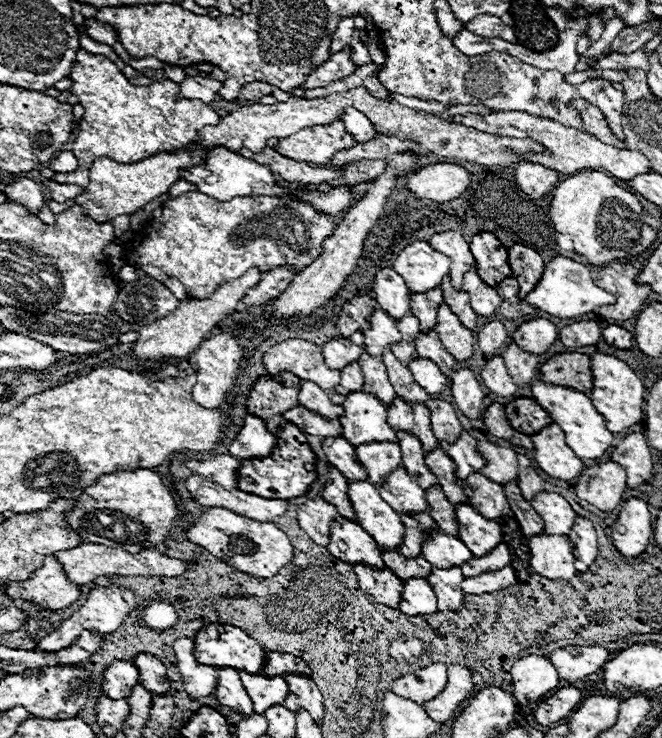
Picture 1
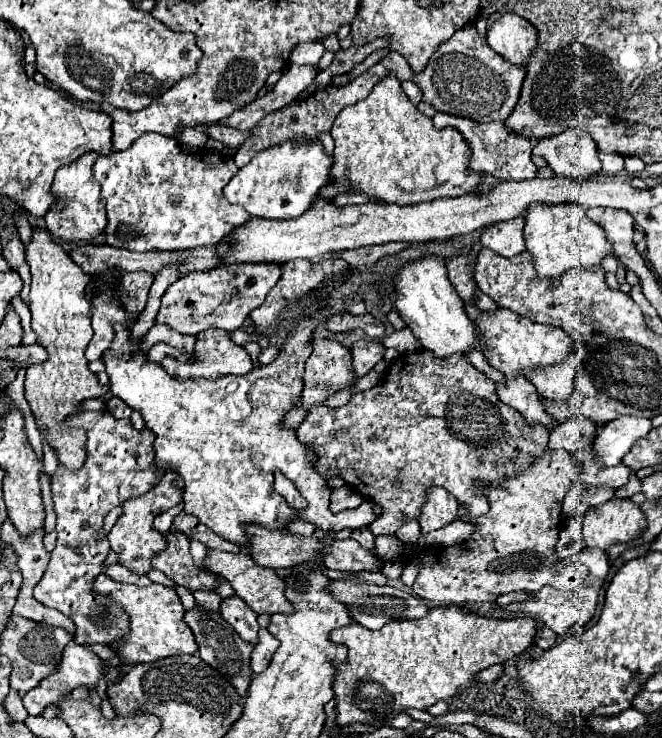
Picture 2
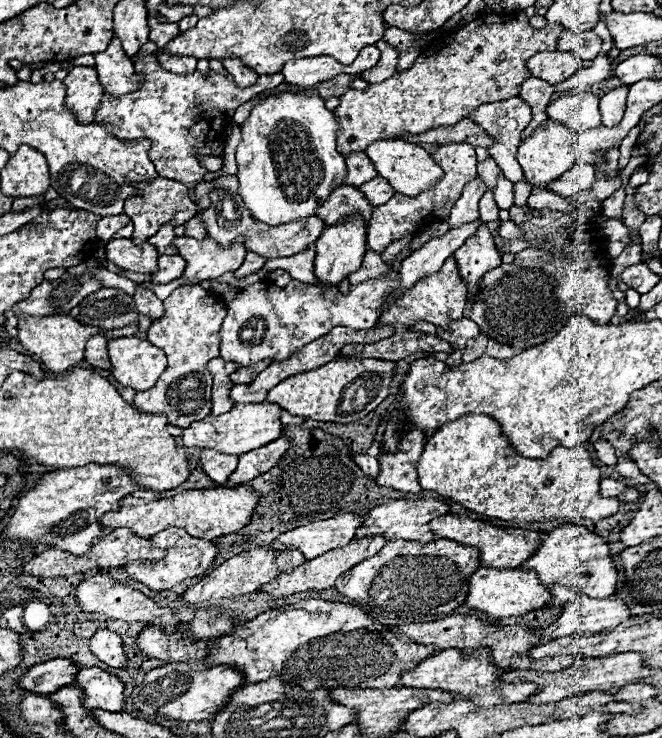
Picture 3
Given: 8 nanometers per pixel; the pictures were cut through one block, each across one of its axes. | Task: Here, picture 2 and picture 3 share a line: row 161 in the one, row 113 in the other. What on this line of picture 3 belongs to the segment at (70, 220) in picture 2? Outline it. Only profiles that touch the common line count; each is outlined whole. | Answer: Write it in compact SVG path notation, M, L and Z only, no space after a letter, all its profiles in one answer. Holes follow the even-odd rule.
M76 66L62 82L66 84L66 106L78 116L78 122L92 122L104 96L96 68Z

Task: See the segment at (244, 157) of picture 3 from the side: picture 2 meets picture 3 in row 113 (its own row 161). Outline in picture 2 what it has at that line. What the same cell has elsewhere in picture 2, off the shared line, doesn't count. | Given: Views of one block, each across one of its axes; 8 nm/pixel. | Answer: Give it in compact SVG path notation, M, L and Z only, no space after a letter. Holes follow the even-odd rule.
M282 142L268 150L262 150L250 164L238 170L238 174L224 186L224 196L230 204L242 206L250 216L258 218L298 218L306 212L312 198L326 184L332 168L332 158L326 156L322 144L316 142Z

